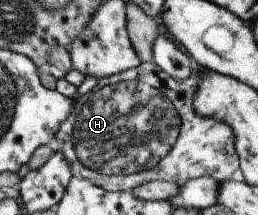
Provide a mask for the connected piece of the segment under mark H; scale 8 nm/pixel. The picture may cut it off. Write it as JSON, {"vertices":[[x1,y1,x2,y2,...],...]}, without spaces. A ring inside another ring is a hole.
{"vertices":[[151,61,140,62,137,67,123,73,99,78,85,95,73,96,70,115,65,122,59,124,57,136,49,146,53,151,60,152,72,175,77,174,91,185,108,192,131,191,135,186,151,180,163,180,178,186,188,179,203,176,219,183,228,180,238,168,233,132,225,122,215,117,201,118,192,108,198,73,202,71,201,67,196,67,195,70,191,68,190,76,185,81,178,82]]}

